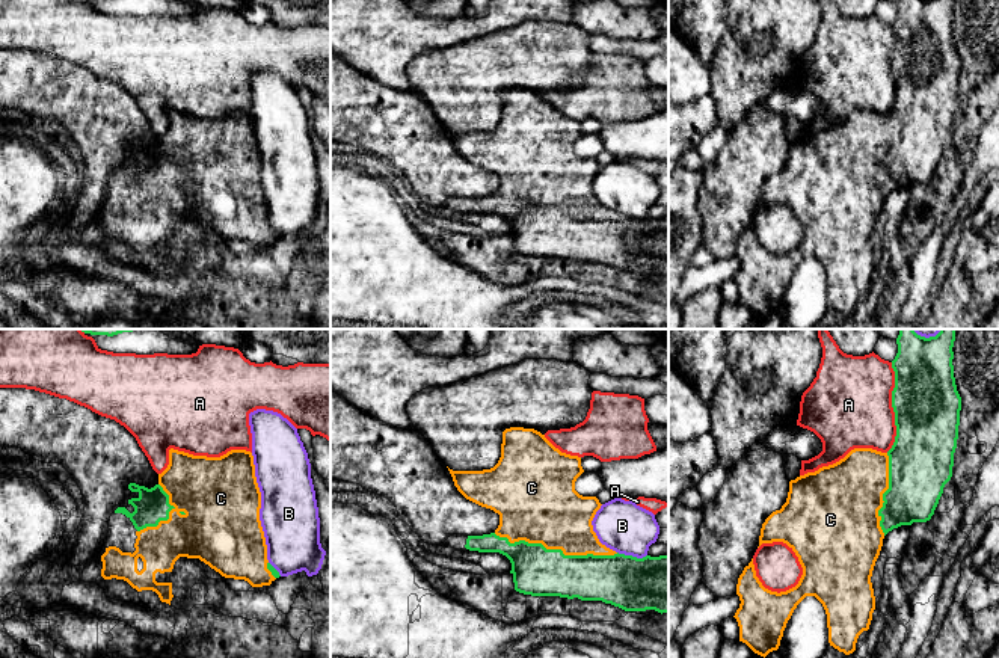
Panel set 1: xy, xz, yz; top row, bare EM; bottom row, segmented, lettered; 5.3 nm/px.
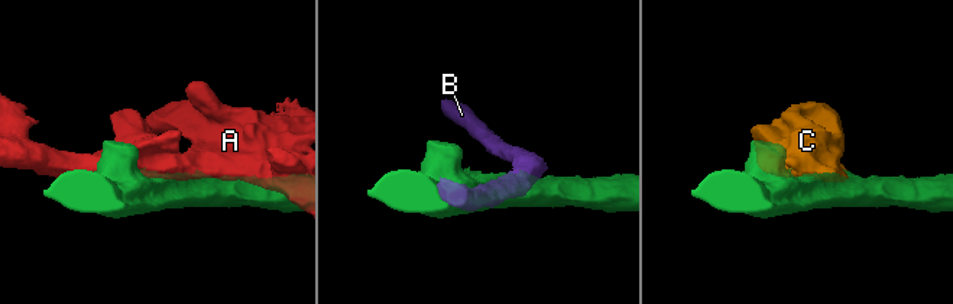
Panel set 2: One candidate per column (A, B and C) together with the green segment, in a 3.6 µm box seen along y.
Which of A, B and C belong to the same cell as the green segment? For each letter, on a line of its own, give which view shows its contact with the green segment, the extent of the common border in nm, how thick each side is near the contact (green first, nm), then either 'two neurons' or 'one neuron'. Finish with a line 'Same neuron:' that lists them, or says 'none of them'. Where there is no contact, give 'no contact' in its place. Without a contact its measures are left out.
A: contact in yz; length 480 nm; calibres 360 and 460 nm; two neurons
B: contact in xz; length 160 nm; calibres 300 and 280 nm; two neurons
C: contact in xz; length 650 nm; calibres 260 and 400 nm; one neuron
Same neuron: C

